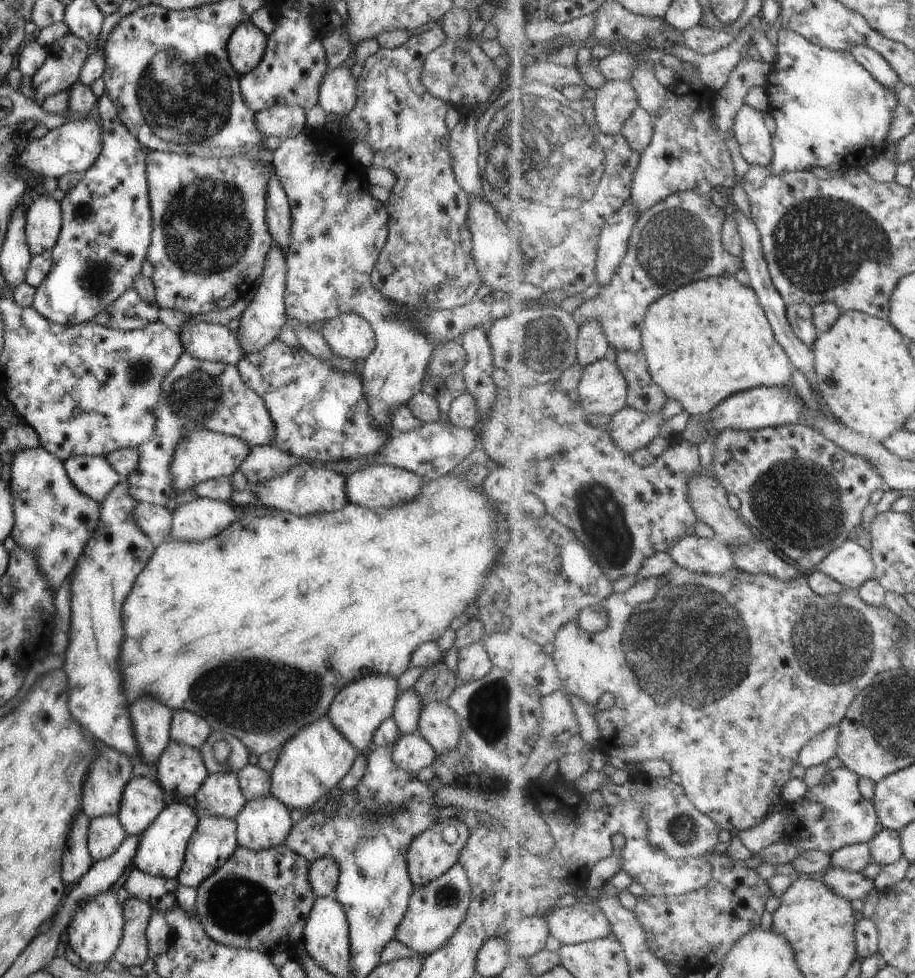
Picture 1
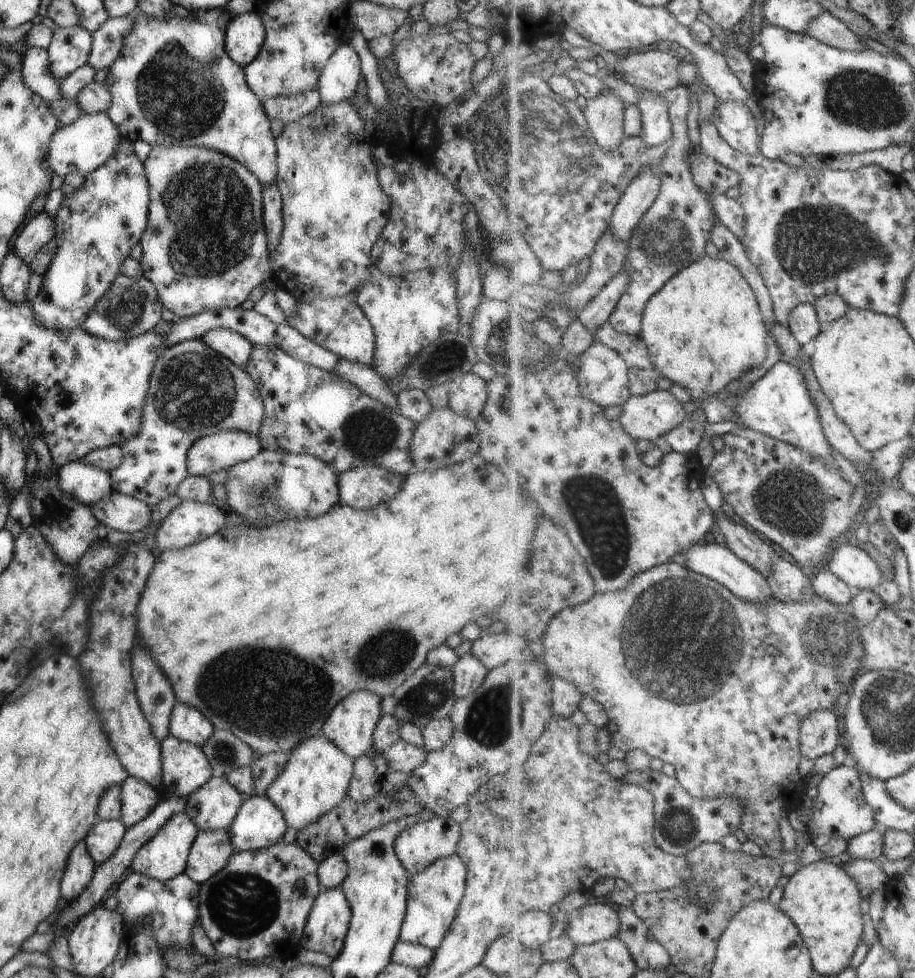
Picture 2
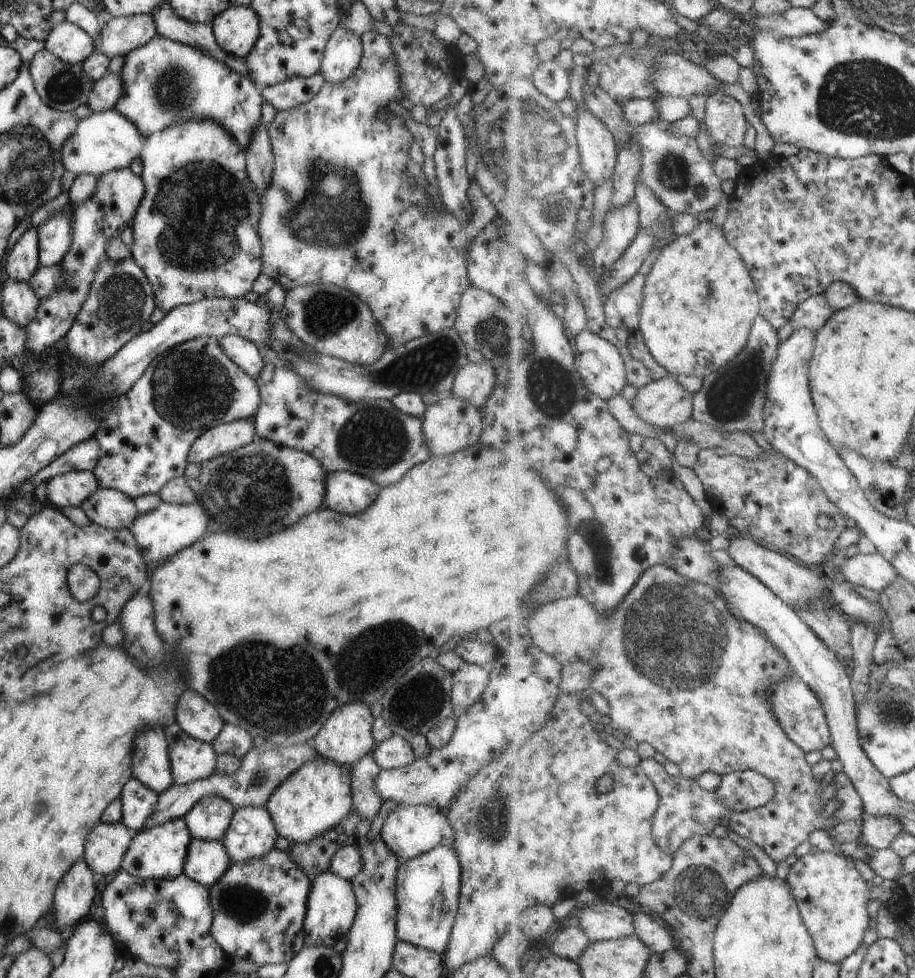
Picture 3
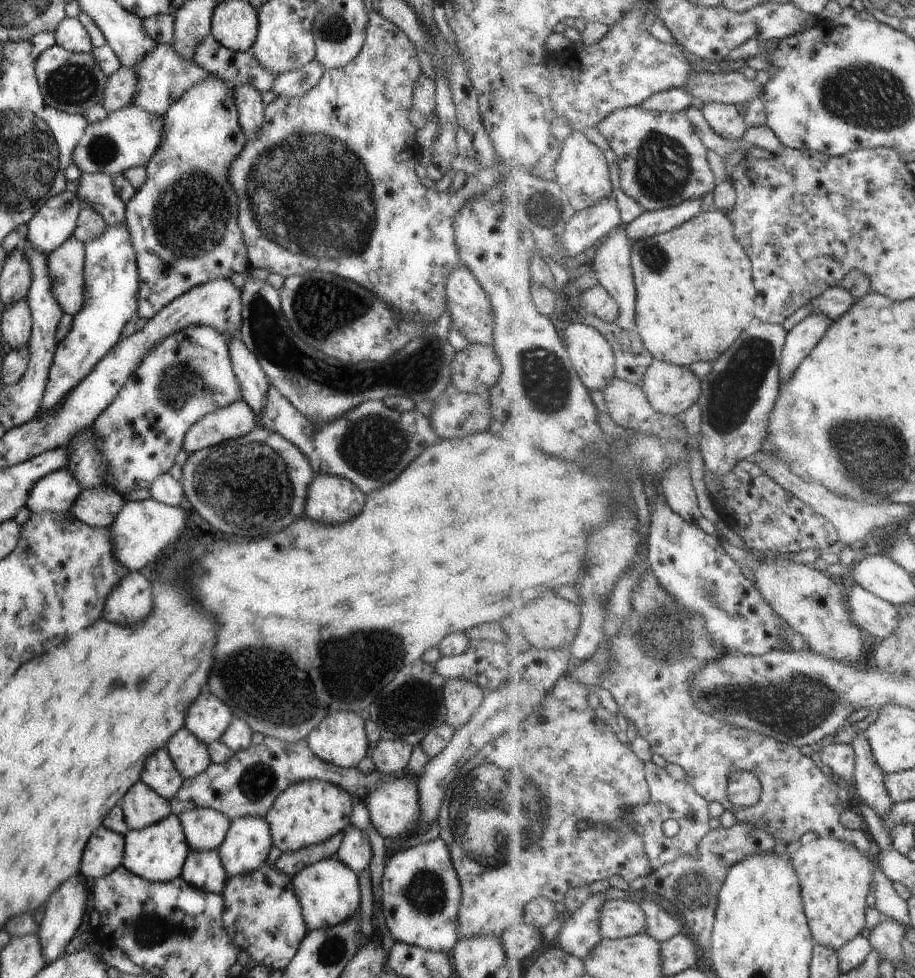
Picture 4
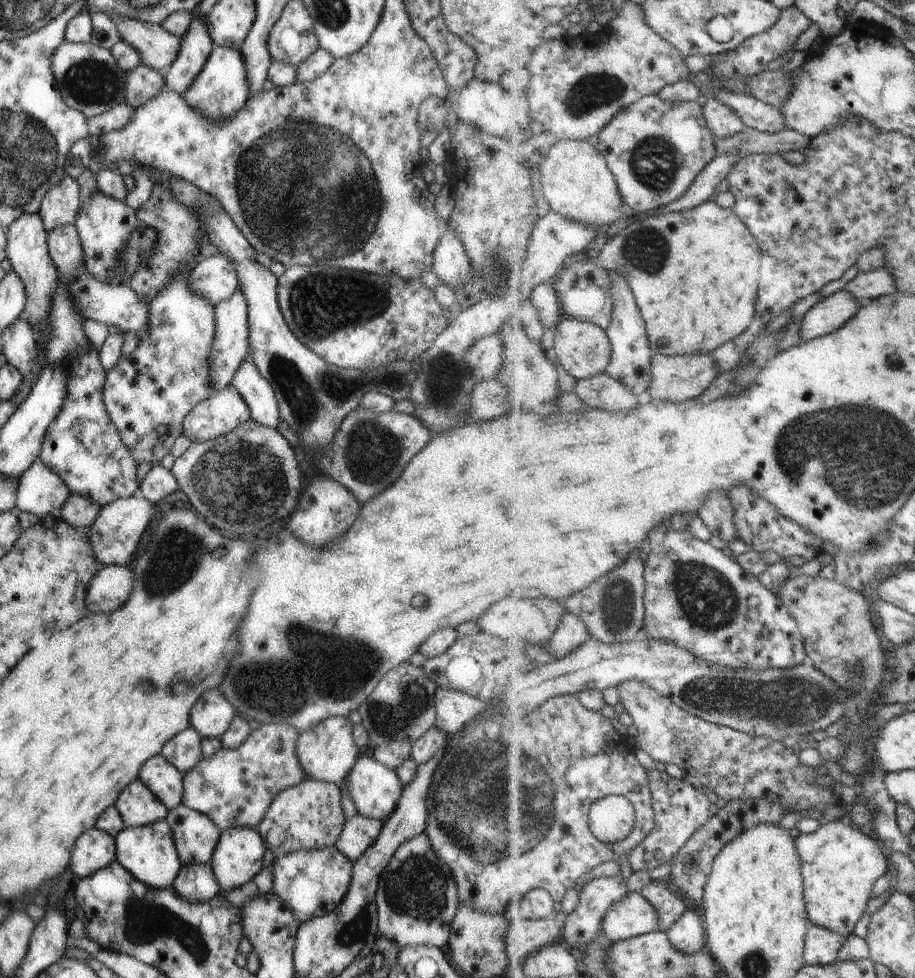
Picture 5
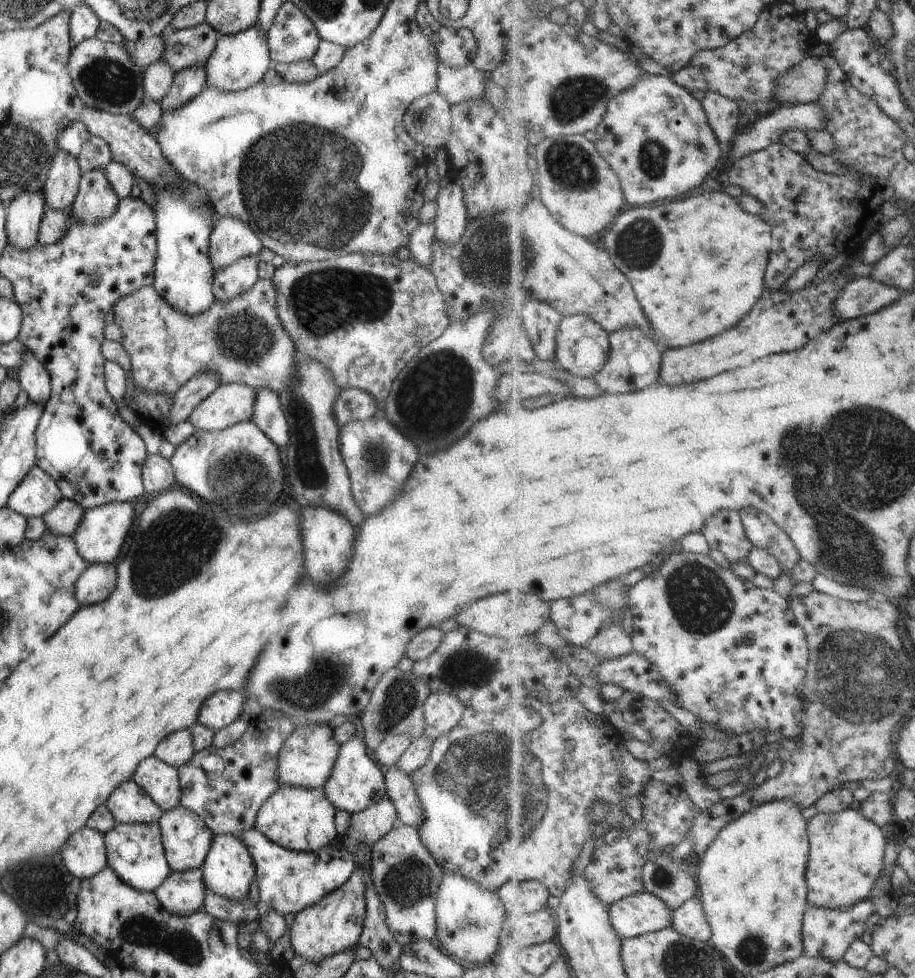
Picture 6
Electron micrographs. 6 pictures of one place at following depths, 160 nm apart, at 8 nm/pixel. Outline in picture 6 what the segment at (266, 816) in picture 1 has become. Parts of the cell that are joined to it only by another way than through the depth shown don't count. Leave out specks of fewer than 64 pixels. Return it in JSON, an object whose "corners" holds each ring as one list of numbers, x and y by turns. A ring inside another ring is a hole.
{"corners":[[231,833,214,835,201,868,206,891,231,900,239,900,248,894,249,884,254,875,254,862,245,844,237,835]]}

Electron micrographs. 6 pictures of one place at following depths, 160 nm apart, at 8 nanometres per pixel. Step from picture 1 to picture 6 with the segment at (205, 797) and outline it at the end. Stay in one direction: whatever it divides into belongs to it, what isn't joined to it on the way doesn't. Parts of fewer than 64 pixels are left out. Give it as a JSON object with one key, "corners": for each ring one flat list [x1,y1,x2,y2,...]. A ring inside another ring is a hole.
{"corners":[[178,804,163,811,157,823,170,872,202,866,215,834,197,814]]}

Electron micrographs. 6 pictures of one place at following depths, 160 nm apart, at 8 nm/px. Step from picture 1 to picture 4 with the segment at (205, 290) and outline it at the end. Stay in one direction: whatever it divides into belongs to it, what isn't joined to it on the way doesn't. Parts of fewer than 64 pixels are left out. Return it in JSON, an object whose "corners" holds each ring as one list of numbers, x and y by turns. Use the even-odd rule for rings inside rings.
{"corners":[[209,73,197,84,191,88,183,91,177,100,174,100,169,108,162,116,164,120,164,128,161,133,160,145,157,146,156,151,153,152,152,157,144,164,146,175,145,180,141,186,134,191,134,195,124,204,125,207,125,224,128,233,130,234,133,252,136,258,137,276,138,276,138,289,137,289,137,308,134,312,135,318,150,319,155,316,168,302,171,302,176,296,188,291,191,287,203,284,211,279,227,279,233,272,246,272,250,271,250,262,246,253,246,246,244,245,240,228,237,224,238,215,238,196,235,191,232,191,232,186,227,180,228,168,230,162,241,152,246,142,243,131,239,126,237,107,232,95,233,88,227,81,219,78,213,73]]}

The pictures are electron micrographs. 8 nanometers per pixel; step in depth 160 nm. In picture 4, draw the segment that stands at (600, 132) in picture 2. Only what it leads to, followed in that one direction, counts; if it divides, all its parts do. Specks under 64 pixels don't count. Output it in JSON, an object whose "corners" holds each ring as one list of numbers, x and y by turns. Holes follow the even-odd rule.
{"corners":[[583,131,571,132,563,142,560,157,554,166,555,178,563,192,569,197,570,203,576,211,582,211,608,198,613,190,611,174,609,174,609,158,607,154,593,144]]}

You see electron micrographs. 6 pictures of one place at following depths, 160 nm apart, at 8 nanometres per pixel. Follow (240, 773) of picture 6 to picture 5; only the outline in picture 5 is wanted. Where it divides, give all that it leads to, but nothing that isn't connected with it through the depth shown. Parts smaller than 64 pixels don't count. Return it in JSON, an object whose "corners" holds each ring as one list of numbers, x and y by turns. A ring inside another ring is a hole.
{"corners":[[286,724,261,725,237,748,221,746,210,757,202,756,183,773,180,803,206,814,220,831,229,827,257,828,278,792,307,779,294,751,298,733]]}

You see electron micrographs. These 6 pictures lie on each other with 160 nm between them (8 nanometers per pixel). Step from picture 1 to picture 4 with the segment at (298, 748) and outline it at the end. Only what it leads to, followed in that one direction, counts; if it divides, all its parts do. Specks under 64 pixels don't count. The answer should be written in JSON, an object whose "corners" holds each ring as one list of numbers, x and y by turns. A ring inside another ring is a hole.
{"corners":[[311,779,289,784,275,797,264,816,269,825,272,845,281,852,294,851,333,836,351,826,353,803,350,793,327,781]]}

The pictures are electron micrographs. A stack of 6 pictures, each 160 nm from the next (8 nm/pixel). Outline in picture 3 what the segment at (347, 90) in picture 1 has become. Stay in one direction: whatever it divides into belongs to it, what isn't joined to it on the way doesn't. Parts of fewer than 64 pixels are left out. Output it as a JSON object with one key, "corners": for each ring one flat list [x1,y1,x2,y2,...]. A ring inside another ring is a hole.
{"corners":[[337,25,324,44,320,69,325,83,340,83,356,68,360,59,360,38]]}

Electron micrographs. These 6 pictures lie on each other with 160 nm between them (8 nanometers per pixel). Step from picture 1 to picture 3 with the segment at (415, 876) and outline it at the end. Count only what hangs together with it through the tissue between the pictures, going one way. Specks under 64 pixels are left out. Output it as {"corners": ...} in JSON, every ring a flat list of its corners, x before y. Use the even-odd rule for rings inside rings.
{"corners":[[396,803,397,808,391,810,380,829,380,839,386,847,397,856,400,861,419,856,437,845,451,847,454,841,454,832,439,809,423,805,406,805]]}

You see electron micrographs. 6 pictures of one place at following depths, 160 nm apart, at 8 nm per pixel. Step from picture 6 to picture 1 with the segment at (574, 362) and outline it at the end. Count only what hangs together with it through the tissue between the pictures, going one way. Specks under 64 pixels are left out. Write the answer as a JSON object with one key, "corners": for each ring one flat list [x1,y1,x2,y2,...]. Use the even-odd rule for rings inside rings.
{"corners":[[606,356,584,368,574,396,587,414,612,417,628,404,628,380,615,359]]}

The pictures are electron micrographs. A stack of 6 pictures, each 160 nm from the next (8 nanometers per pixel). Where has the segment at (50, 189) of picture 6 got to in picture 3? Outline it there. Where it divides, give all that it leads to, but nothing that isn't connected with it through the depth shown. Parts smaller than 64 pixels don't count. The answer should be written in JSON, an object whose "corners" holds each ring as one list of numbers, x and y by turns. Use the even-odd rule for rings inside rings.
{"corners":[[68,202,59,214,37,226,39,267,57,265,67,252,72,231,70,206]]}

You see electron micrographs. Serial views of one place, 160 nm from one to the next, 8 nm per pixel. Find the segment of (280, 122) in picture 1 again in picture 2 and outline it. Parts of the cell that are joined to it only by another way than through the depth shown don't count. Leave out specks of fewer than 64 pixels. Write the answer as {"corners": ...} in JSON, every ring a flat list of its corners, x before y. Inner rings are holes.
{"corners":[[315,88,290,97,269,97,261,103,269,120,277,118,286,125,309,114,320,103,320,100,318,90]]}

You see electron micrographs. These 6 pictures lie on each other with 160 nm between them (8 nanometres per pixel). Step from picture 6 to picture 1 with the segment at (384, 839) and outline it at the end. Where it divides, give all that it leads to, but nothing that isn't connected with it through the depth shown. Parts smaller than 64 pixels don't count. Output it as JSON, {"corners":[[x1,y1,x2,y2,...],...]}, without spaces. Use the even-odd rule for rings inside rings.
{"corners":[[456,862,441,876,427,884,414,887,406,911,395,929,393,939,418,956,426,956,445,944,464,919,471,896,470,882,464,868]]}

